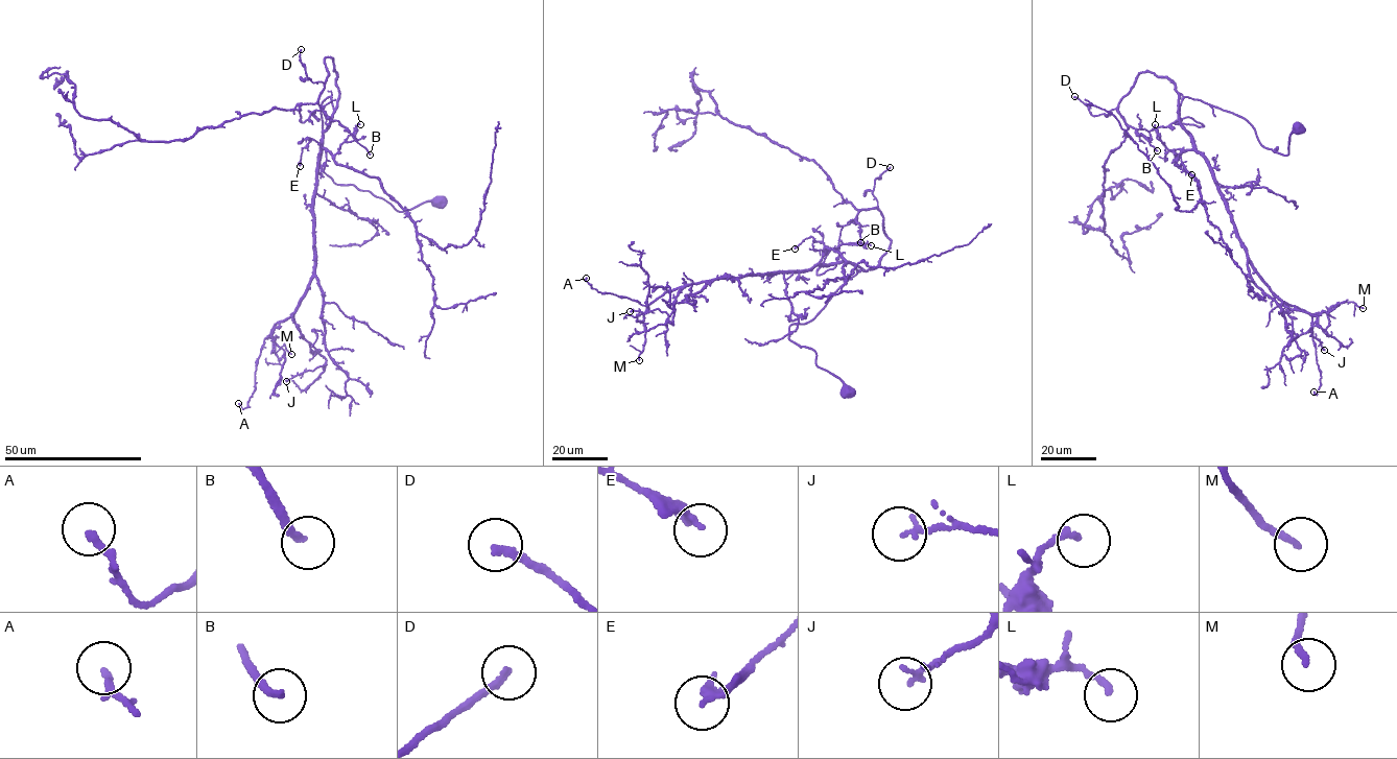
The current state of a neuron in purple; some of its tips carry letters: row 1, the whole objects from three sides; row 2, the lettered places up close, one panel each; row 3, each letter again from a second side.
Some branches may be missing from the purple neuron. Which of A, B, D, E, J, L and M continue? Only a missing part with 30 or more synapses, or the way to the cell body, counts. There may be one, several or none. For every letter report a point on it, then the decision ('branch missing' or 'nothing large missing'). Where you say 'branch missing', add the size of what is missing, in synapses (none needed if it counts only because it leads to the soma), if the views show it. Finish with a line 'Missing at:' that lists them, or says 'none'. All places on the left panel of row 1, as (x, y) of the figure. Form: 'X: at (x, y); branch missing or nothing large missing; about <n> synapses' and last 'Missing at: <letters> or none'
A: at (238, 403); nothing large missing
B: at (370, 155); branch missing; about 50 synapses
D: at (301, 49); nothing large missing
E: at (300, 166); nothing large missing
J: at (286, 381); nothing large missing
L: at (360, 124); nothing large missing
M: at (291, 354); nothing large missing
Missing at: B

